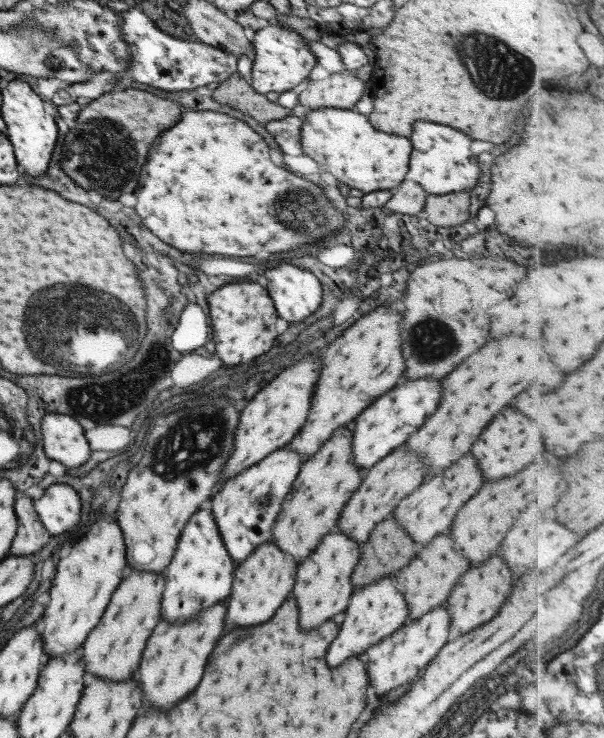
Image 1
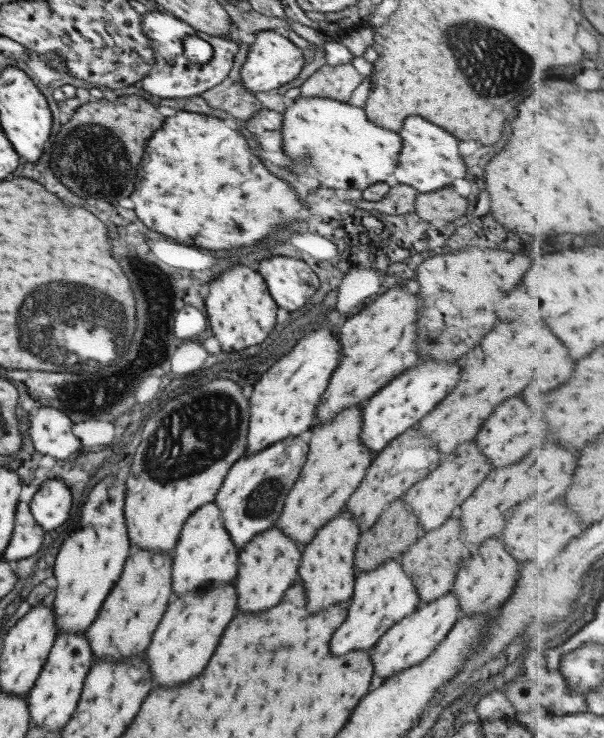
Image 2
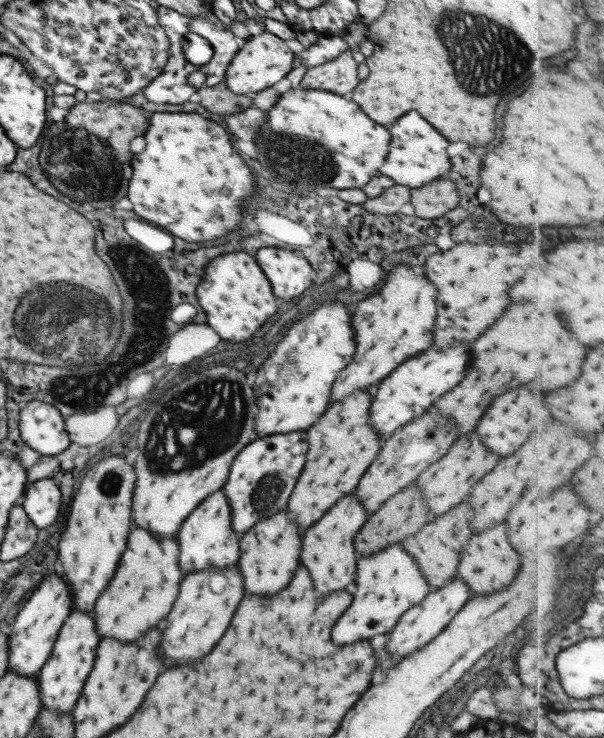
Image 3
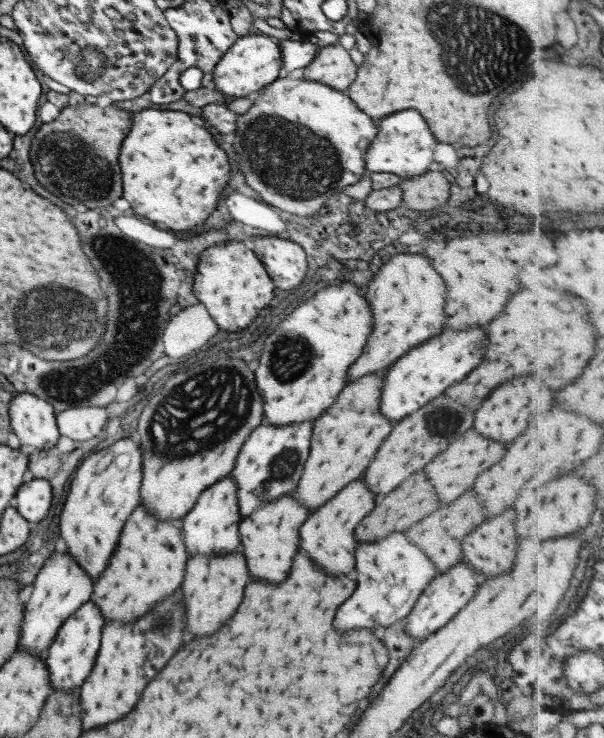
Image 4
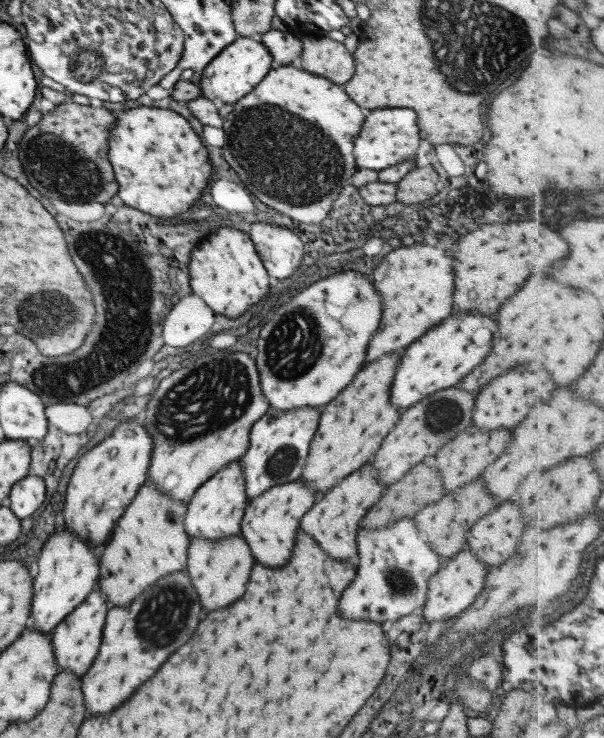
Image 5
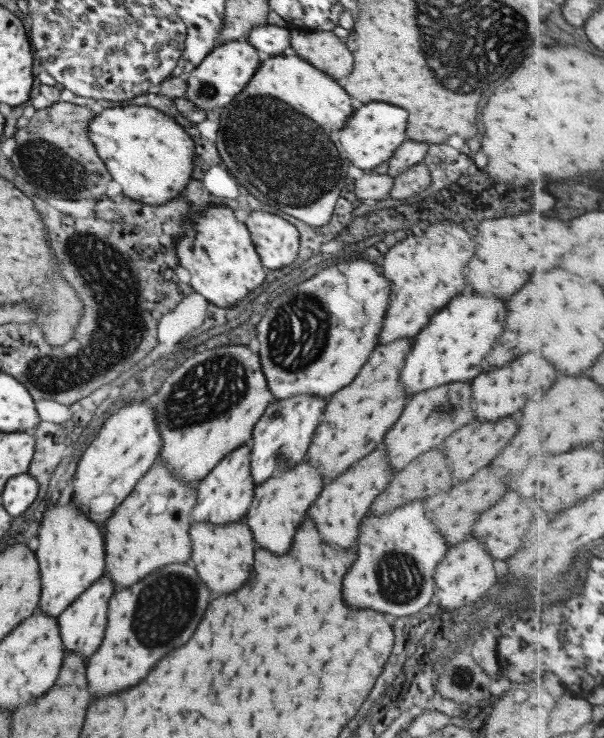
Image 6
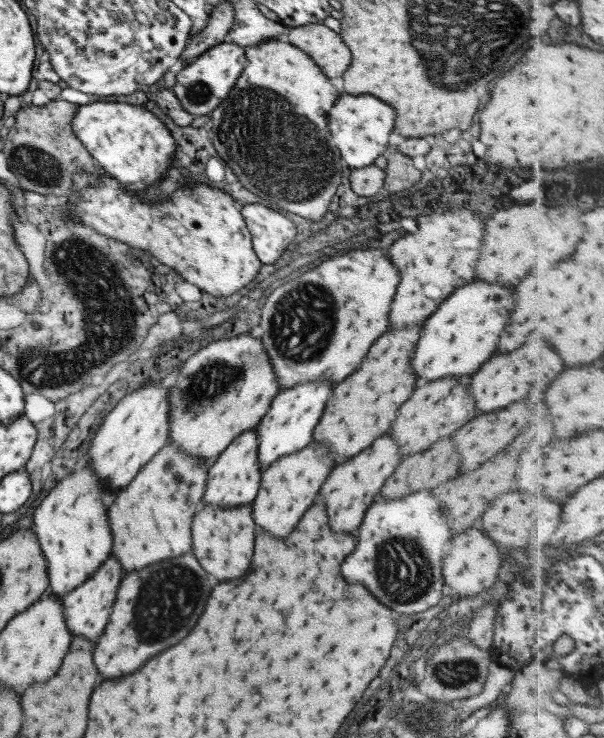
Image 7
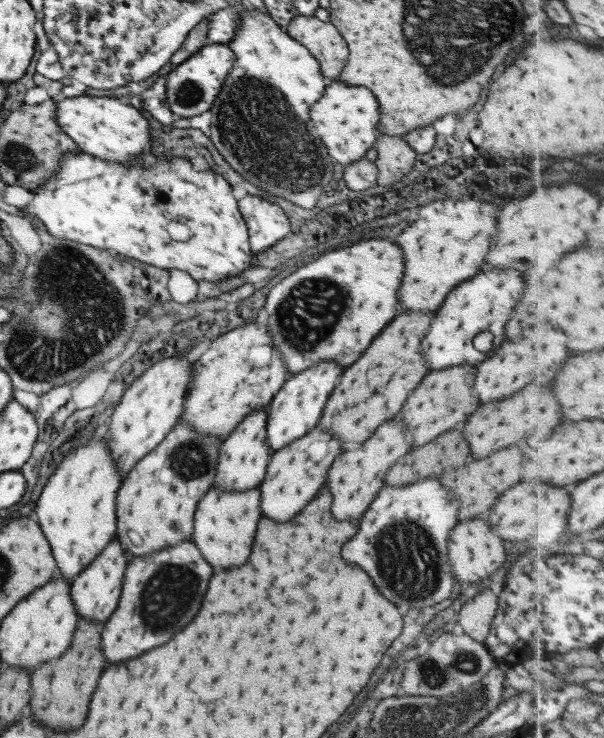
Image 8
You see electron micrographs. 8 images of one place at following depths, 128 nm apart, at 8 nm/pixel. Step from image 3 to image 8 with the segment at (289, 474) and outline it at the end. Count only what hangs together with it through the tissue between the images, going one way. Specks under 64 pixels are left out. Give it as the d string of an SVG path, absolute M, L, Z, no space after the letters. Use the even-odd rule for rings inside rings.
M326 361L287 377L282 388L268 405L267 443L272 452L288 447L290 443L301 439L311 428L319 424L328 396L336 388L340 376L342 366Z

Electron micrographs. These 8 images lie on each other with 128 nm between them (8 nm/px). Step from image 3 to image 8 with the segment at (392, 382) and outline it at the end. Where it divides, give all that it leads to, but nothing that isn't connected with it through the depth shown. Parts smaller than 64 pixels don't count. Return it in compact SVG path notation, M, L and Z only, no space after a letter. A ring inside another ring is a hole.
M496 268L482 270L472 280L466 280L458 288L454 288L450 292L450 296L446 296L444 304L440 306L438 314L432 320L428 334L422 340L422 352L428 354L428 358L426 358L428 366L434 370L450 368L450 366L458 366L458 364L476 366L478 362L490 358L486 352L476 350L472 346L472 340L478 332L488 330L494 334L492 350L498 350L500 344L504 342L506 322L508 322L514 306L518 304L522 290L524 290L524 278L520 272L496 270Z

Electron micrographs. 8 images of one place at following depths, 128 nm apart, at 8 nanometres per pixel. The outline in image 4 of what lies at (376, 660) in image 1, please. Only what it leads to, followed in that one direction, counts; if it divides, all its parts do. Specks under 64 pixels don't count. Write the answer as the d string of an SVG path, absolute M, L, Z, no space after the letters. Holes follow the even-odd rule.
M458 562L454 568L450 567L450 572L440 573L426 586L421 597L417 600L412 612L403 620L405 631L413 638L422 641L428 635L434 634L437 630L449 623L451 618L457 615L462 608L470 603L478 591L474 568L470 568L464 562Z

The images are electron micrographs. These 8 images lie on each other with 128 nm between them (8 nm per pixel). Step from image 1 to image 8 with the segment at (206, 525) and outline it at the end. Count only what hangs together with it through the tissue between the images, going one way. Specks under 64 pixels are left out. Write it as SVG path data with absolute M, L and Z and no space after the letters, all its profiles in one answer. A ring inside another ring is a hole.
M269 406L251 412L222 440L221 447L219 448L219 464L216 467L217 473L213 482L214 487L232 492L249 491L251 488L259 486L265 477L269 457L272 453L267 443L268 417Z

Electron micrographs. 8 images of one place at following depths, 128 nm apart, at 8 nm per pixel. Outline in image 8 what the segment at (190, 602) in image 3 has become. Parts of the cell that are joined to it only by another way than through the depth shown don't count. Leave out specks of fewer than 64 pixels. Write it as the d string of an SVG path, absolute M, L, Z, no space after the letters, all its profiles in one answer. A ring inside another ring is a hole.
M210 487L209 491L200 499L194 516L192 541L202 556L216 568L230 568L240 566L248 560L258 520L262 518L260 512L261 492L259 487L249 491L223 491L218 487Z

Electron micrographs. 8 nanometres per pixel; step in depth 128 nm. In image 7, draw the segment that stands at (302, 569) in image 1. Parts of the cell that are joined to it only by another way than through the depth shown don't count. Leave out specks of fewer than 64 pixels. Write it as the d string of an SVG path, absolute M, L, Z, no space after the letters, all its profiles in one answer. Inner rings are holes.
M384 434L382 438L374 440L374 444L366 448L366 452L360 452L358 456L346 460L346 464L338 464L336 470L330 472L320 492L324 494L324 500L326 500L326 510L330 518L328 524L332 526L332 530L352 532L352 534L358 530L367 508L380 496L382 484L394 472L398 462L400 462L400 456L398 456L396 440L390 434Z

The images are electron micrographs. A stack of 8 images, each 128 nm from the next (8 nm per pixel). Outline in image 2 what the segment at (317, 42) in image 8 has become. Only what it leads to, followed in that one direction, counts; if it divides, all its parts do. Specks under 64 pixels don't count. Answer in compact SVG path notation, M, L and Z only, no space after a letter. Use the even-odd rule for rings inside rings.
M352 64L325 65L316 70L300 87L302 98L328 98L348 104L363 76Z

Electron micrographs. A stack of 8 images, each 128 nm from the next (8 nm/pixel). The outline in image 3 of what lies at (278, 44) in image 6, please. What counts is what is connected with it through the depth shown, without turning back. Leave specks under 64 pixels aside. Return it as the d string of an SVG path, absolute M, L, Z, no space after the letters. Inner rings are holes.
M341 35L330 36L330 38L320 38L314 46L302 50L299 54L295 54L296 65L304 65L307 68L326 64L330 60L334 60L339 54L348 51L348 44L342 40Z

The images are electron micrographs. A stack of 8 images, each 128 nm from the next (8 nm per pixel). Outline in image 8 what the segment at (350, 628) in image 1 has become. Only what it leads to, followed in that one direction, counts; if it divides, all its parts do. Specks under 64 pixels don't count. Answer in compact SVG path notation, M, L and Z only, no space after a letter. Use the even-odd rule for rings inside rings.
M438 478L410 486L384 486L360 518L354 538L342 546L342 556L370 574L378 590L396 606L432 606L446 600L457 582L448 562L448 536L458 522L458 498L442 488Z

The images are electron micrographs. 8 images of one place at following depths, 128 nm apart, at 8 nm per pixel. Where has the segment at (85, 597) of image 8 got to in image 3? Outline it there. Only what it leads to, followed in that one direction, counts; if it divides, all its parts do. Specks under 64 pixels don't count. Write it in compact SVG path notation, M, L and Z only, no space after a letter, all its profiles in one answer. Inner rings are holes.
M72 610L58 633L51 656L38 672L41 706L61 713L70 713L80 698L85 680L95 663L100 638L93 613Z

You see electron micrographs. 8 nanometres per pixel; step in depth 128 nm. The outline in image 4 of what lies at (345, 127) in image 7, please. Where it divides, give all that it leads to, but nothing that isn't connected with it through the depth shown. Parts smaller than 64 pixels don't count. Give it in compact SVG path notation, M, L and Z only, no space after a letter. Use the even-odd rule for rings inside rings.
M416 110L394 112L382 120L376 120L376 123L378 124L378 134L366 153L366 169L372 171L373 174L392 173L403 180L438 168L438 166L432 166L436 140L432 136L432 132L428 130L424 118Z

